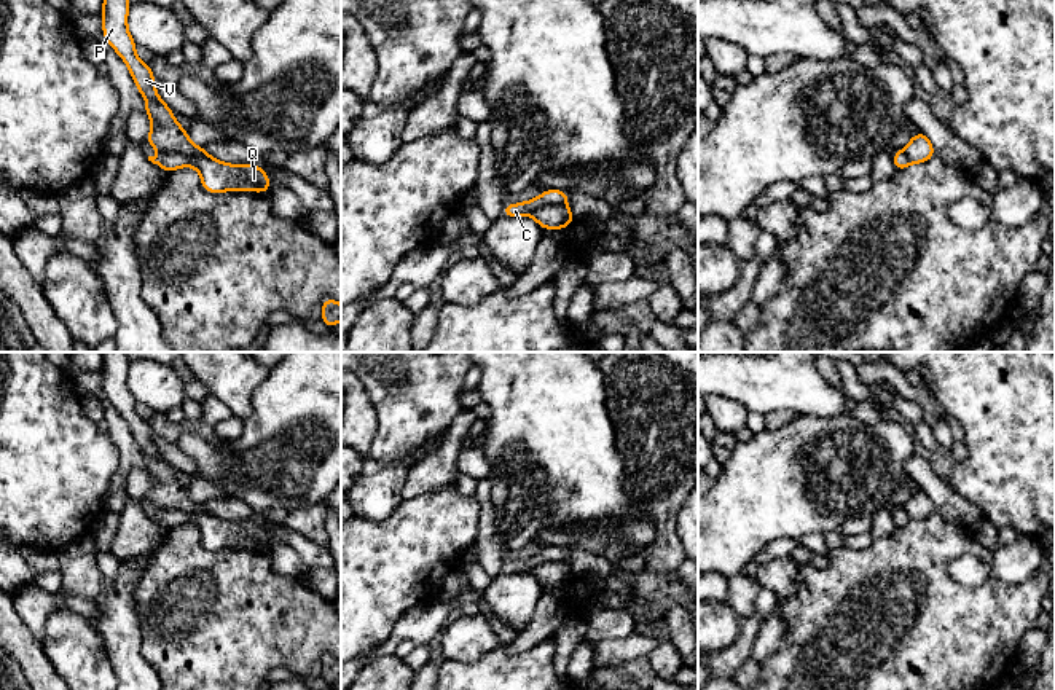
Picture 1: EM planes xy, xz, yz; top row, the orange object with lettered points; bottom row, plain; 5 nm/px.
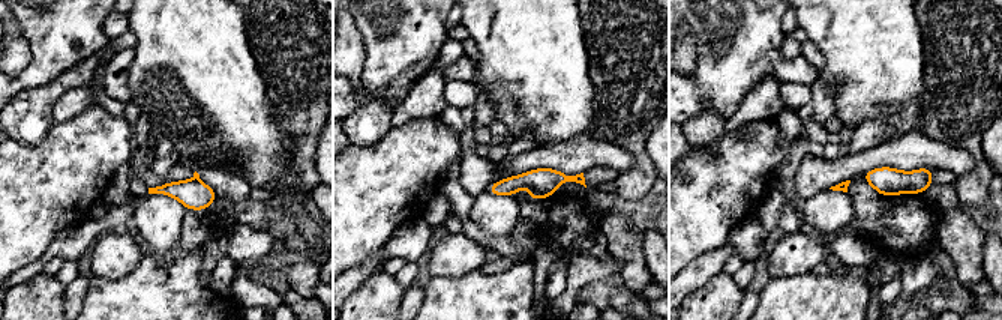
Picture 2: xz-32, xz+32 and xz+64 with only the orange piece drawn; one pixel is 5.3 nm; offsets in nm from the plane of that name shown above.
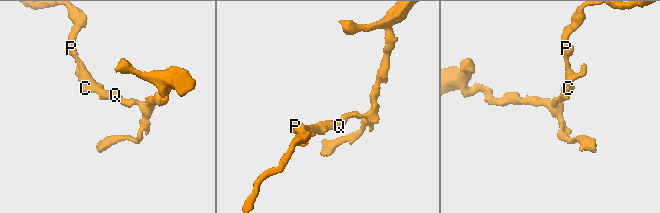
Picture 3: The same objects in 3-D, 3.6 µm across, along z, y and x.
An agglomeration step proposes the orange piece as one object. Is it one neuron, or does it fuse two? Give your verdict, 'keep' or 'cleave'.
cleave

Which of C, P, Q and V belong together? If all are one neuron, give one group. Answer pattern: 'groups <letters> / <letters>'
groups C Q / P V

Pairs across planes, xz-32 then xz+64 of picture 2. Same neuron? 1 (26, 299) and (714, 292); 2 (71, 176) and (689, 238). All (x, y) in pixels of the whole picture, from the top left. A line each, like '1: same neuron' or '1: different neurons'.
1: same neuron
2: same neuron

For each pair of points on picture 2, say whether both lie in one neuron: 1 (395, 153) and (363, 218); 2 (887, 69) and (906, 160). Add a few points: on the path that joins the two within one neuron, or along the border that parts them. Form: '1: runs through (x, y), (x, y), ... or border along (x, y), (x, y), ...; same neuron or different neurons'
1: runs through (395, 170), (366, 202); same neuron
2: border along (918, 129), (908, 131), (893, 140); different neurons

